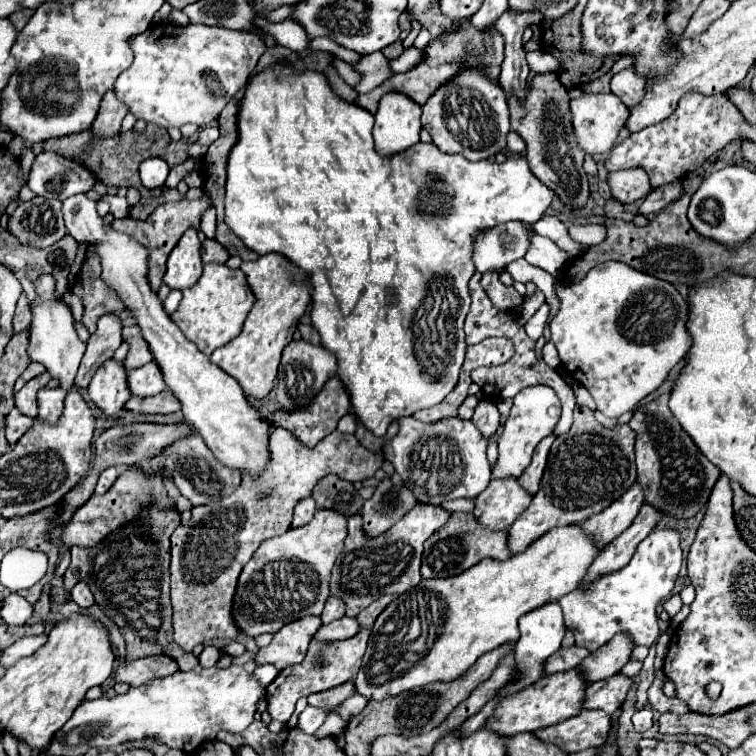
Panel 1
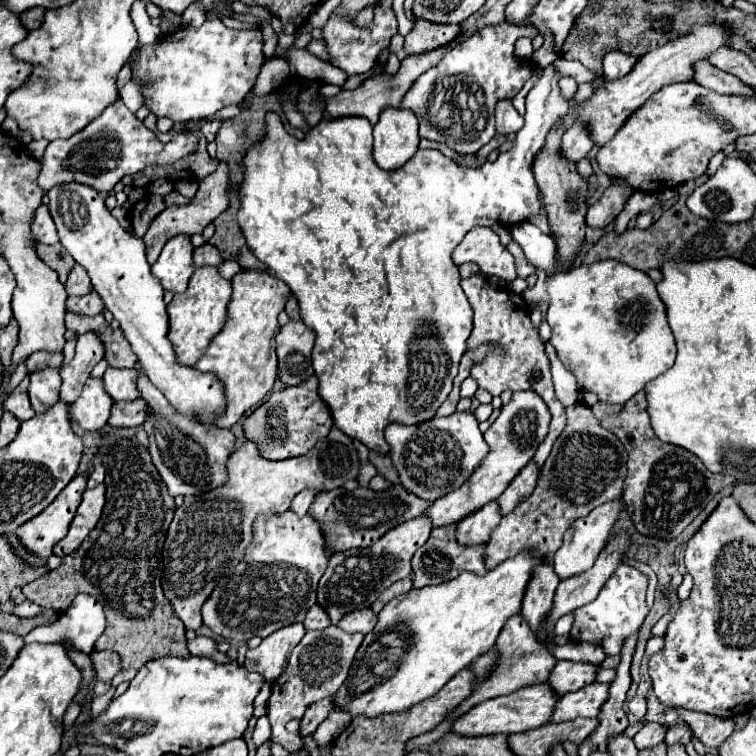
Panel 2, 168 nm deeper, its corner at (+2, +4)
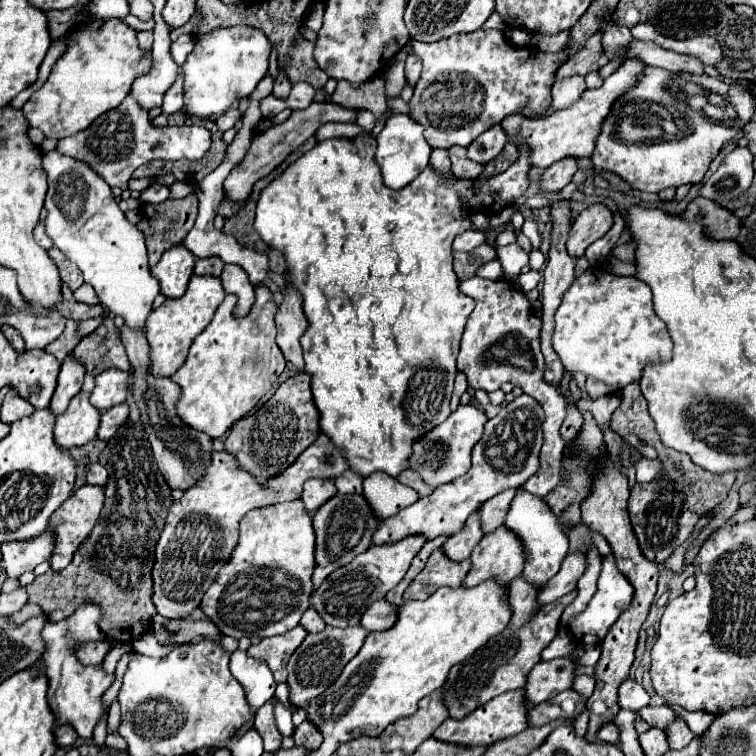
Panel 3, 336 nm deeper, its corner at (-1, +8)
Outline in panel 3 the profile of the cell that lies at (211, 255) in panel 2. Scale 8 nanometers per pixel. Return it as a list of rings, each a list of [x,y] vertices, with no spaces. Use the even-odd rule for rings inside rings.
[[[205,258],[195,262],[195,276],[219,276],[223,270],[223,262],[219,258]]]

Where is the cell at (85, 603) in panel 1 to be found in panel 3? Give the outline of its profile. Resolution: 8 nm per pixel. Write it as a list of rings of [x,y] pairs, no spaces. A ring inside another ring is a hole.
[[[83,604],[79,610],[70,617],[59,622],[49,622],[43,630],[43,640],[47,642],[47,650],[43,654],[43,666],[39,666],[35,672],[41,670],[47,676],[47,704],[51,706],[51,712],[55,714],[55,724],[67,724],[71,726],[79,738],[87,740],[93,736],[93,730],[97,722],[109,712],[109,706],[103,704],[103,694],[107,688],[115,682],[115,674],[105,674],[103,666],[85,666],[75,658],[75,649],[78,643],[100,640],[103,638],[97,620],[101,618],[101,608],[95,604]]]

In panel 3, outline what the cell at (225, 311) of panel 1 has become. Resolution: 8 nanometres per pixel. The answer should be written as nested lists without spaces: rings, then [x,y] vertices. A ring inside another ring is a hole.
[[[191,276],[187,292],[177,300],[165,300],[153,314],[147,318],[145,338],[151,350],[151,372],[159,376],[173,376],[175,370],[183,364],[187,350],[197,334],[211,322],[217,306],[223,302],[225,290],[221,280],[215,276]]]

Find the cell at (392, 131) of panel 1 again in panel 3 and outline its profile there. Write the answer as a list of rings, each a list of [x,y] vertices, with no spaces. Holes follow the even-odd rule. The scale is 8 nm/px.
[[[405,114],[391,116],[377,136],[377,164],[381,168],[385,186],[391,190],[401,190],[403,186],[411,184],[429,164],[429,154],[431,146],[423,138],[423,126],[417,126],[417,122]]]

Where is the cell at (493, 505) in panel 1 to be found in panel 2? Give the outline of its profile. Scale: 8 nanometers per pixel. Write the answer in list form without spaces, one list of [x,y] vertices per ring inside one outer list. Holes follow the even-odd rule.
[[[488,502],[484,504],[480,510],[468,514],[468,518],[464,518],[464,522],[458,522],[456,528],[456,538],[460,544],[480,544],[480,542],[488,542],[492,530],[500,524],[500,506],[498,502]]]

